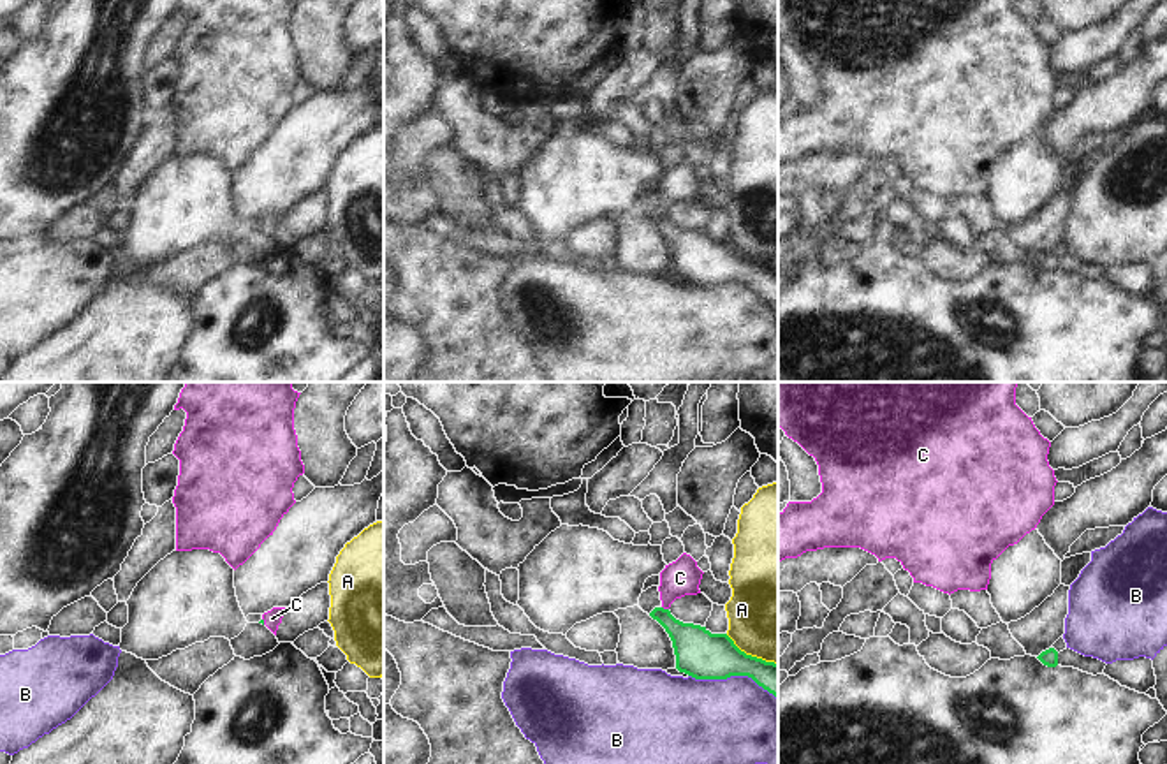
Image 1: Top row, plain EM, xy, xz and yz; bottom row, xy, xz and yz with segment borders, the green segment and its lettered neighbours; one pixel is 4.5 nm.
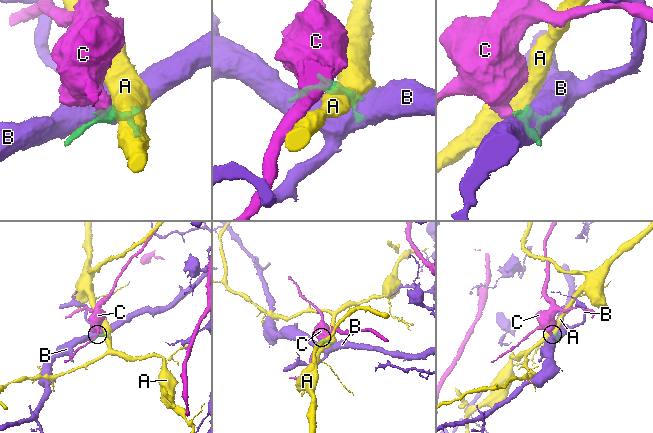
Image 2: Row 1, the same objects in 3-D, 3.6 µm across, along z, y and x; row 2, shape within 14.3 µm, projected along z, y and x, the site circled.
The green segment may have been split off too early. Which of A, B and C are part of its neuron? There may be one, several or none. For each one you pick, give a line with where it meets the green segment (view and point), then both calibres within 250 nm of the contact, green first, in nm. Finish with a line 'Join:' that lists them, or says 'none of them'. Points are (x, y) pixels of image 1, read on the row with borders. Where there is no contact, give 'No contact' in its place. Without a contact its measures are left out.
C: Touches green at xz (666, 609). Thickness 220 nm (green) against 160 nm
Join: C

